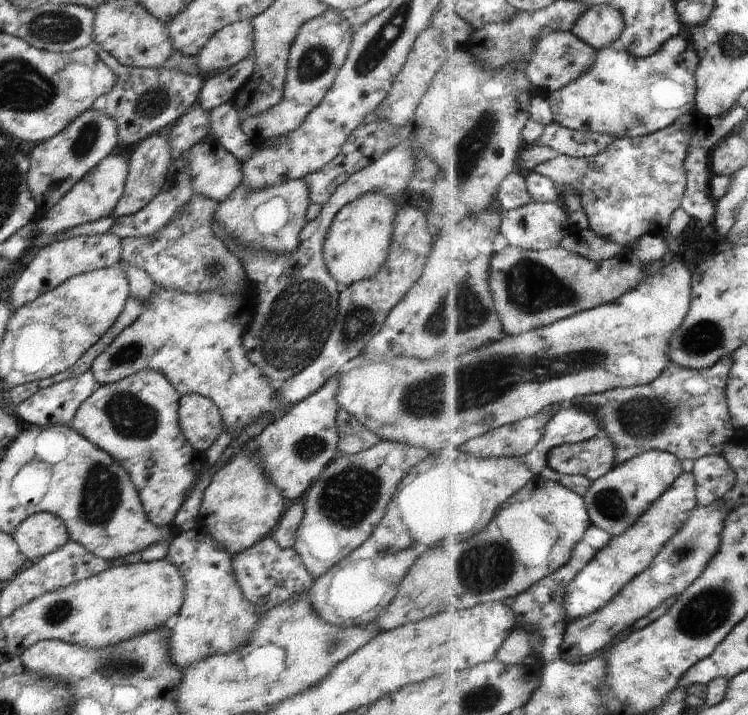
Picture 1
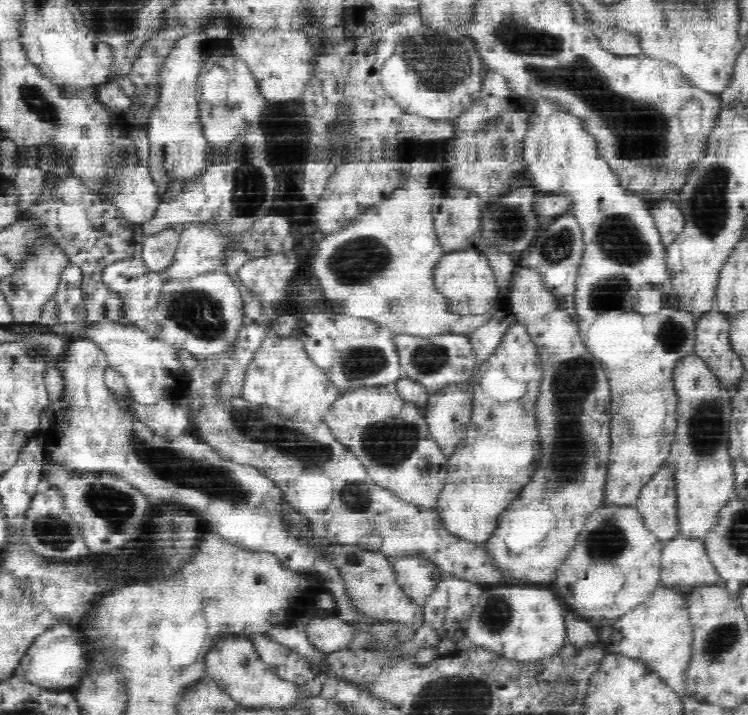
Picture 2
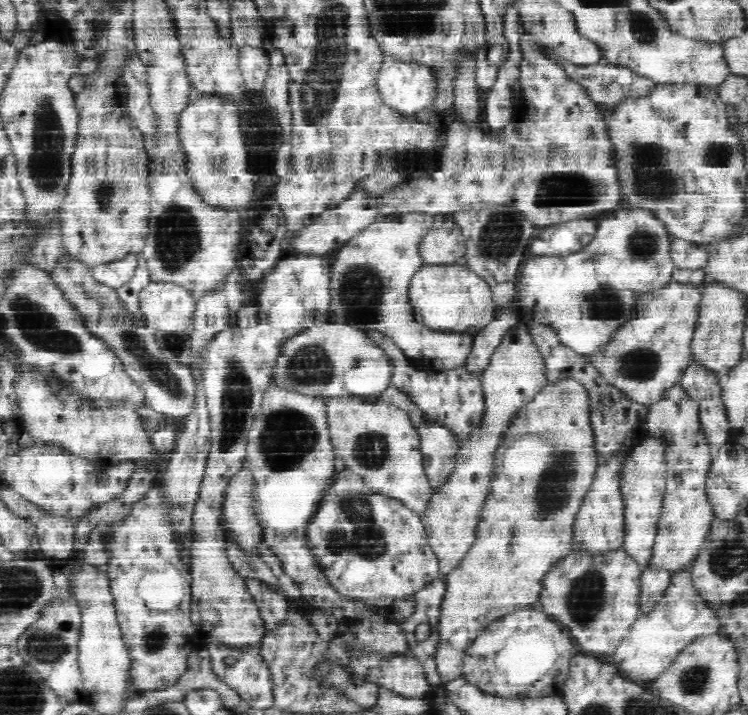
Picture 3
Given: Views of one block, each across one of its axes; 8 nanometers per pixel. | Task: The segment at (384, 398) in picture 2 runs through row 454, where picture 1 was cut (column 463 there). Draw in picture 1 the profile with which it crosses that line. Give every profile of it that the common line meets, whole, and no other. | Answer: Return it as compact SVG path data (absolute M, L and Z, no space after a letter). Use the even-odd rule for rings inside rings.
M669 258L667 266L664 266L659 273L651 277L647 282L639 285L637 288L624 293L619 300L609 304L602 304L589 310L581 311L573 316L561 319L549 326L522 332L518 335L503 334L498 341L495 341L488 347L481 347L477 350L468 352L461 356L440 356L431 357L429 360L417 360L413 357L394 356L383 361L366 361L359 367L354 367L344 373L337 373L338 389L335 400L338 408L347 411L357 422L360 422L369 432L372 432L379 441L391 441L394 443L406 444L410 447L437 451L438 449L459 449L463 448L475 437L485 435L486 432L493 431L497 427L502 427L514 422L538 415L554 405L571 404L571 402L581 399L584 396L596 395L613 389L623 387L634 387L637 385L648 385L657 380L662 372L670 366L670 342L674 332L683 324L686 316L691 310L691 303L694 297L692 289L693 276L687 270L685 264L678 258Z

